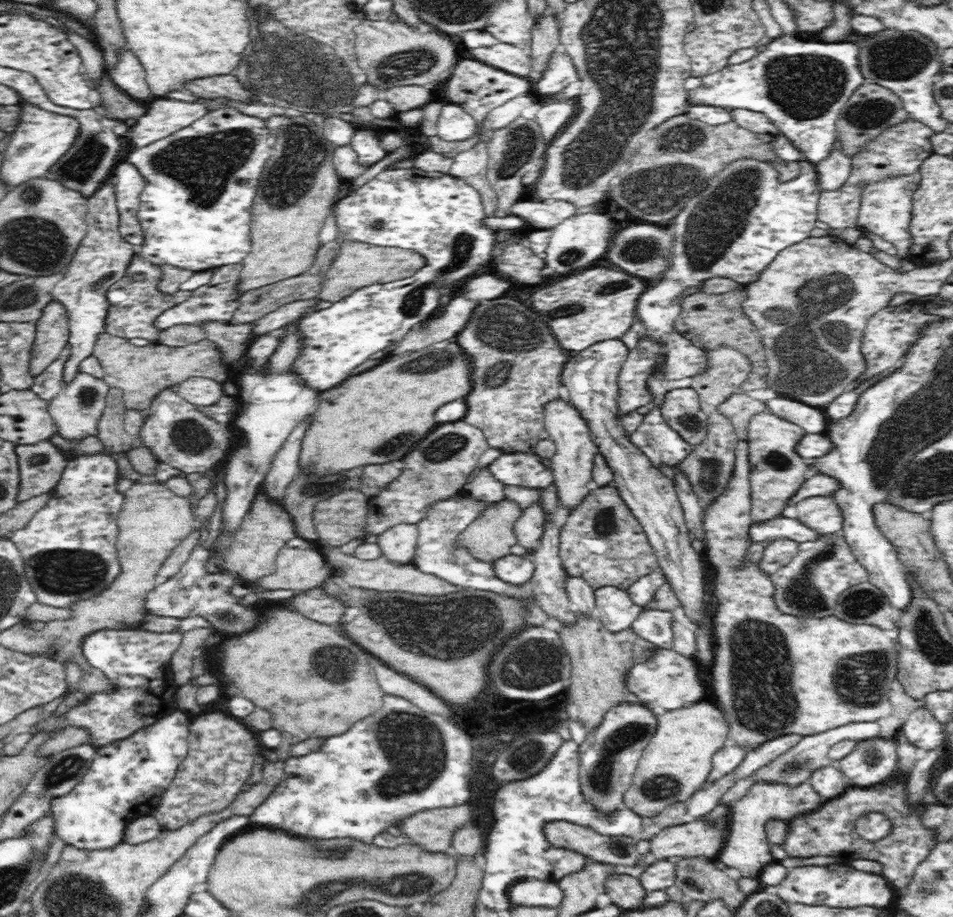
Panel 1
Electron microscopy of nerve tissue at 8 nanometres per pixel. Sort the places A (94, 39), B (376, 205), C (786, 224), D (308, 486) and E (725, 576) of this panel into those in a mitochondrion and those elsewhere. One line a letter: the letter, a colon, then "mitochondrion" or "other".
A: other
B: other
C: other
D: mitochondrion
E: other

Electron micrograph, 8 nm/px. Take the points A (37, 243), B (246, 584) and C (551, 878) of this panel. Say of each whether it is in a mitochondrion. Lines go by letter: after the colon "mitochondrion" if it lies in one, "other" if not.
A: mitochondrion
B: other
C: other

